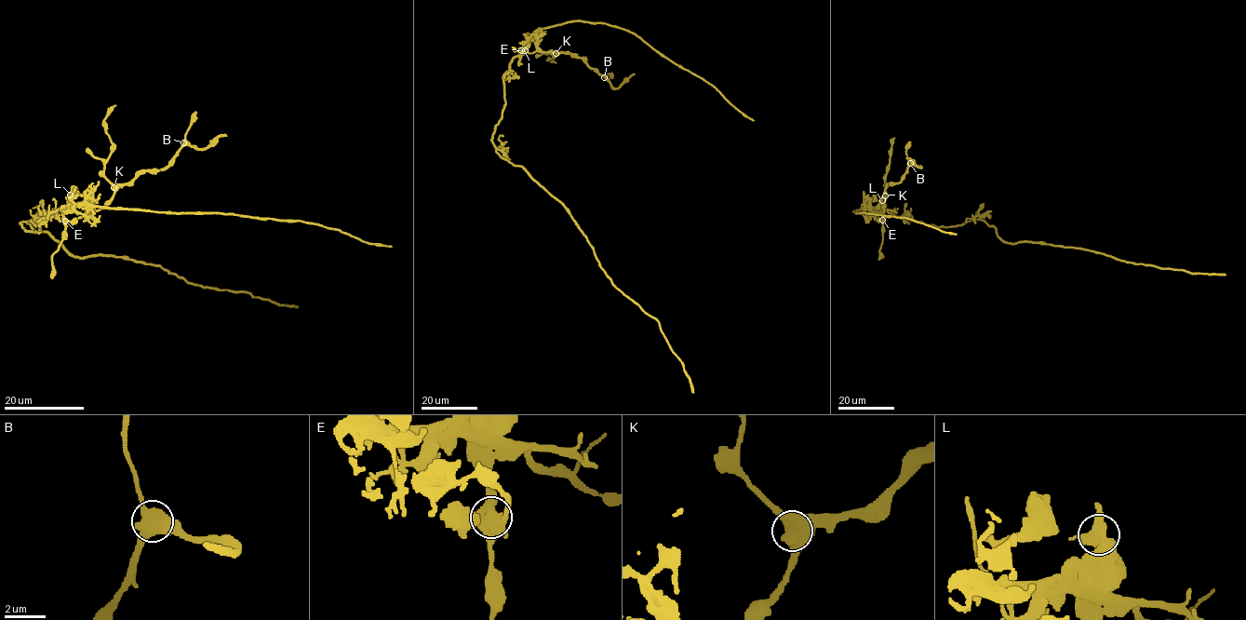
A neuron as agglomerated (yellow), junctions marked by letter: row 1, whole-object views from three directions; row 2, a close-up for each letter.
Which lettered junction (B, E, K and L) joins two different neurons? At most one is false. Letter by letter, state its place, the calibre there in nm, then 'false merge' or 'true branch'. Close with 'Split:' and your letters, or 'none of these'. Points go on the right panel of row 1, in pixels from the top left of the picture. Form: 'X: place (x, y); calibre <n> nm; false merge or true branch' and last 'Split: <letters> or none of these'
B: place (910, 163); calibre 550 nm; true branch
E: place (882, 220); calibre 600 nm; false merge
K: place (885, 195); calibre 600 nm; true branch
L: place (882, 200); calibre 550 nm; true branch
Split: E

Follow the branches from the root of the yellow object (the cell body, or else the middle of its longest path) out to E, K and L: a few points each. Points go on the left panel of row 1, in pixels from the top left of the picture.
E: (29, 230), (38, 232), (38, 222), (60, 208), (65, 222)
K: (29, 230), (38, 232), (38, 222), (60, 208), (63, 217), (70, 222), (99, 210), (113, 195), (113, 187)
L: (29, 230), (38, 232), (38, 222), (63, 208), (70, 195)

